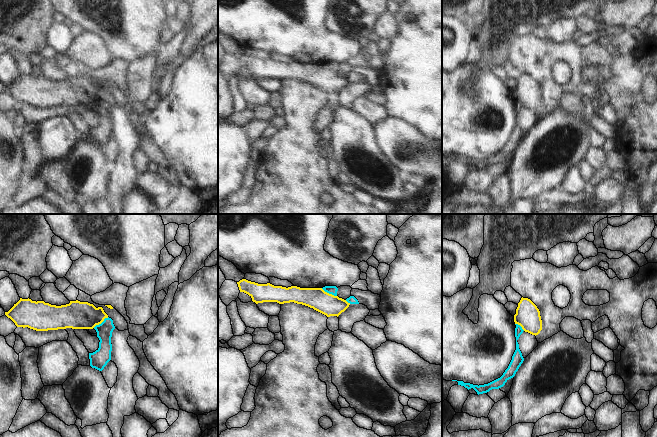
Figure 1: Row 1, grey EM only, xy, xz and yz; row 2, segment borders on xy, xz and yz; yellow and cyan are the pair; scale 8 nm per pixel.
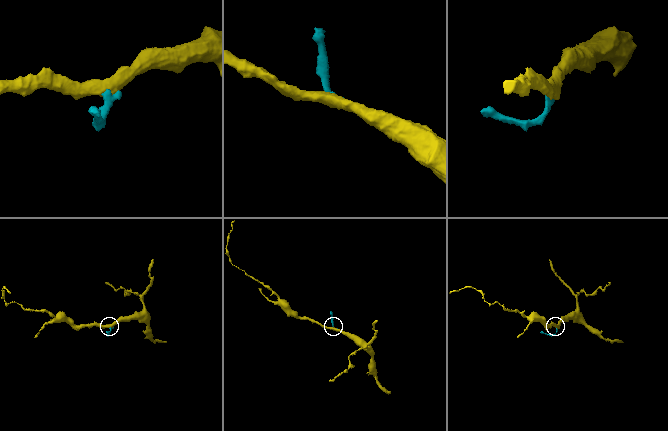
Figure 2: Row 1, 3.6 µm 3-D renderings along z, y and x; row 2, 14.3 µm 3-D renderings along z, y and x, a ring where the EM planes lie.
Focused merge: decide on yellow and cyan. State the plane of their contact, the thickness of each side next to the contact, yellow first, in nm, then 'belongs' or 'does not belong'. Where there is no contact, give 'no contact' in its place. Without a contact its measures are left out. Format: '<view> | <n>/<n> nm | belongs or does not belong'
xy | 220/130 nm | does not belong

